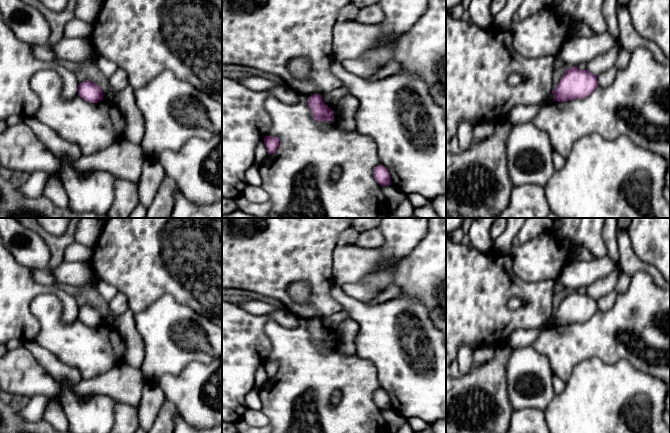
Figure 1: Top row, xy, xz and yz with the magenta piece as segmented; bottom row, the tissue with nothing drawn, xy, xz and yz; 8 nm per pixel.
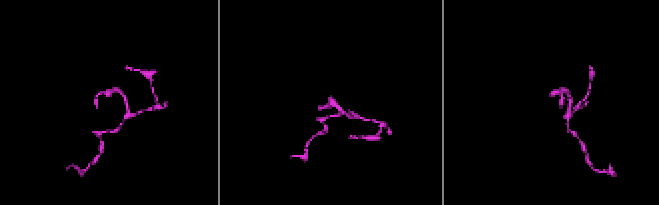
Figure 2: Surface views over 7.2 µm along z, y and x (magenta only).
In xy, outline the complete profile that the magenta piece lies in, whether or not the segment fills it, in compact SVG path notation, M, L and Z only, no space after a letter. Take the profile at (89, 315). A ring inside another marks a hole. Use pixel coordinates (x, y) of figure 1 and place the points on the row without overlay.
M88 304L78 309L78 319L89 327L97 327L103 323L100 311Z

